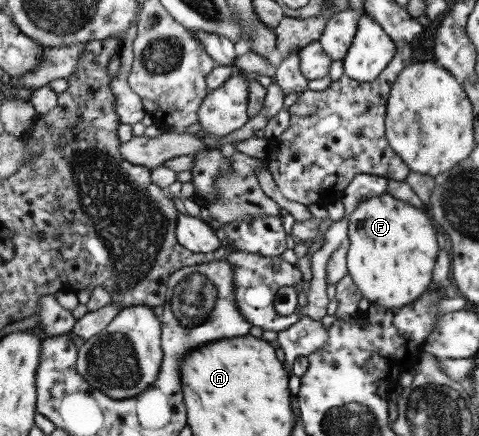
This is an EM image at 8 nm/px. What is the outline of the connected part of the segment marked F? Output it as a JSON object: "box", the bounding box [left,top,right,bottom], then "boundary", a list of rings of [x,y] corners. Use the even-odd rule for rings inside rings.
{"box":[345,192,439,309],"boundary":[[[386,192],[359,201],[349,216],[345,217],[346,232],[346,269],[355,287],[361,291],[369,304],[395,309],[412,303],[421,293],[432,286],[431,273],[439,246],[433,232],[431,218],[426,209],[419,209],[401,201]]]}

